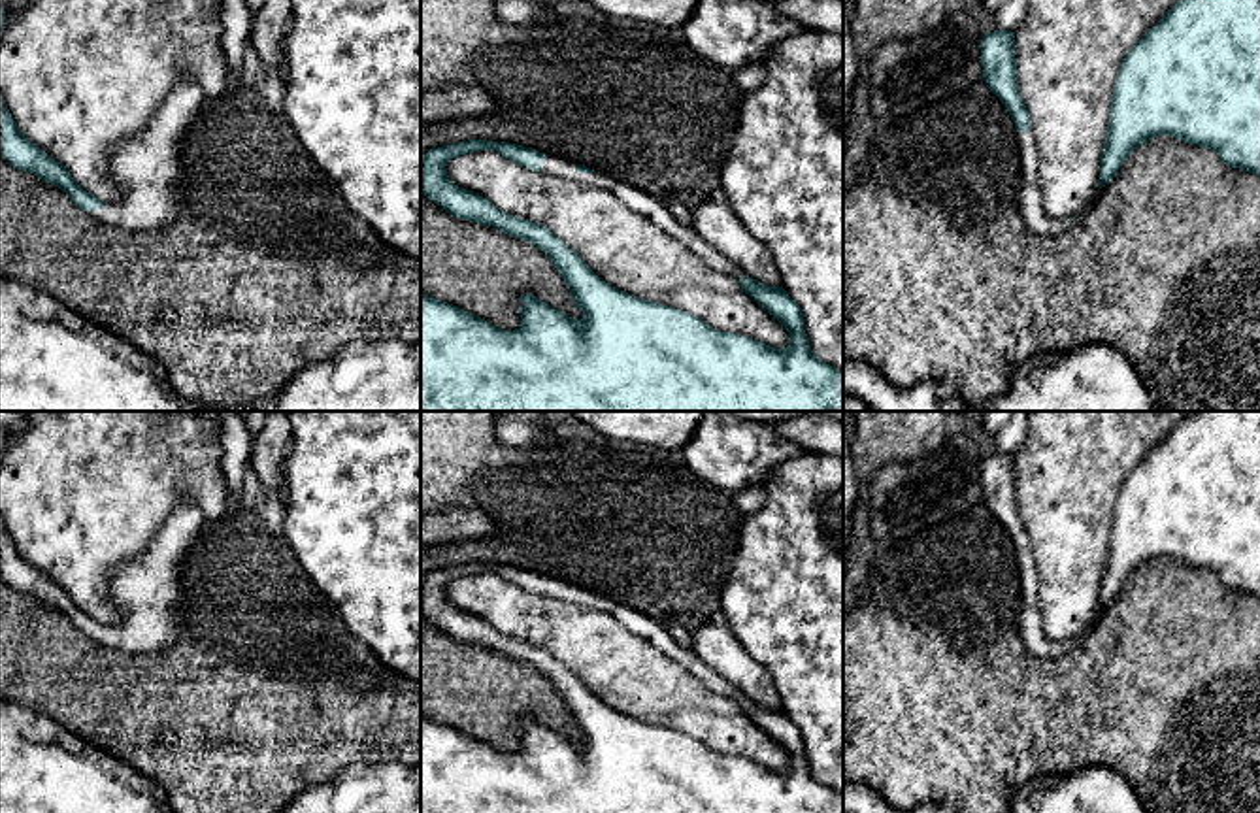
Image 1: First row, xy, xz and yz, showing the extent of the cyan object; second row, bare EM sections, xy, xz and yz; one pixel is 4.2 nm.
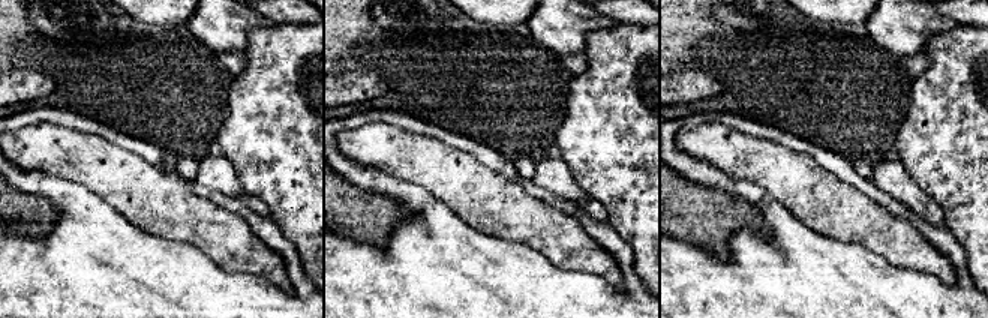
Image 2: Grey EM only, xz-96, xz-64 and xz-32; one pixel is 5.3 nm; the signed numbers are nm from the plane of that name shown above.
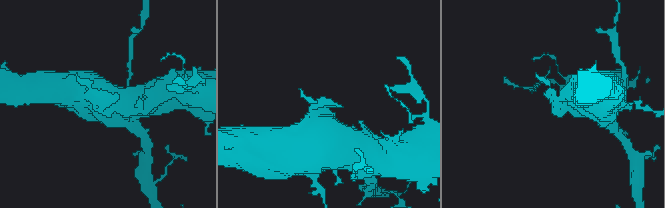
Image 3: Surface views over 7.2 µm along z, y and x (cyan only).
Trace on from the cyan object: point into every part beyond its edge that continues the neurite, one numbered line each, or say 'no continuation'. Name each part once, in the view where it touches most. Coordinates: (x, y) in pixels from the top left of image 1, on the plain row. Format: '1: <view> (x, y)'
1: xz (646, 627)

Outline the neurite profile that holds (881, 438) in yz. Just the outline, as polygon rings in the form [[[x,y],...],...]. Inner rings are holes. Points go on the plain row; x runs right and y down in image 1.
[[[851,411],[851,455],[862,485],[896,460],[913,460],[947,440],[947,411]]]

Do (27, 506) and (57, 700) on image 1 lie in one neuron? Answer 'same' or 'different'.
different

